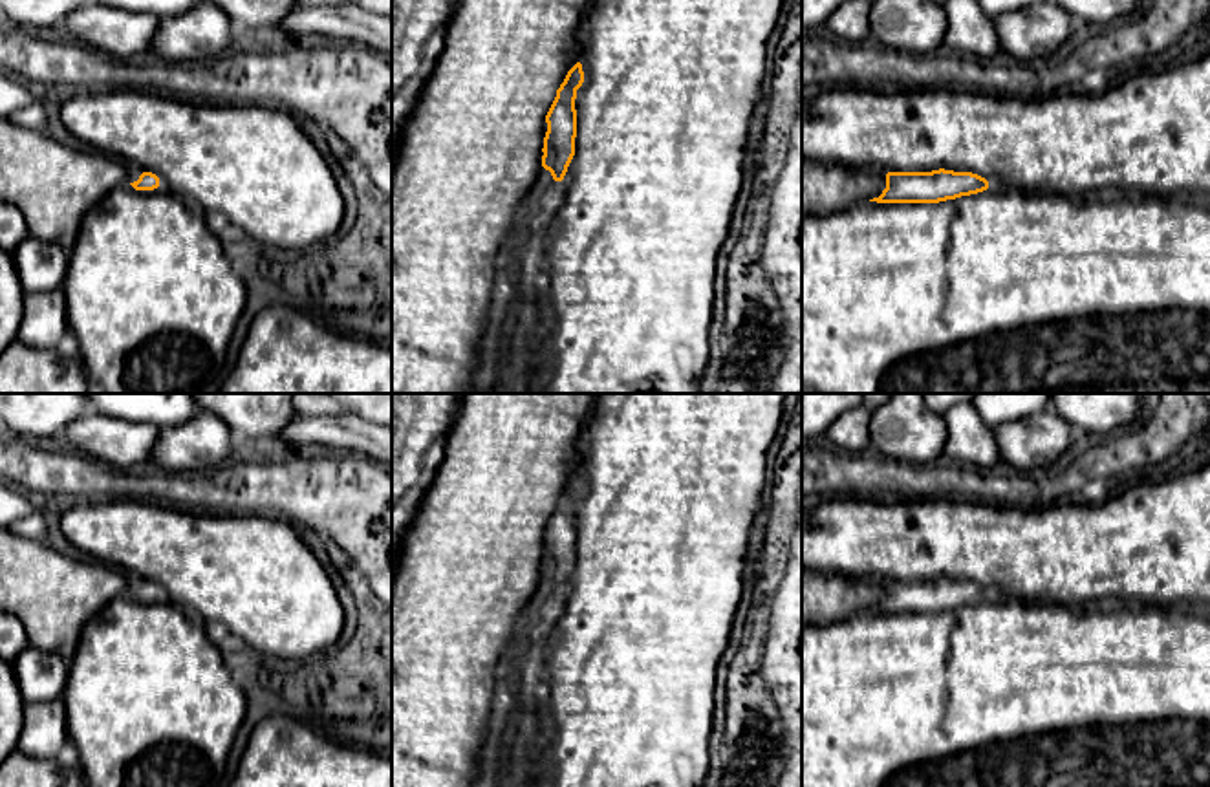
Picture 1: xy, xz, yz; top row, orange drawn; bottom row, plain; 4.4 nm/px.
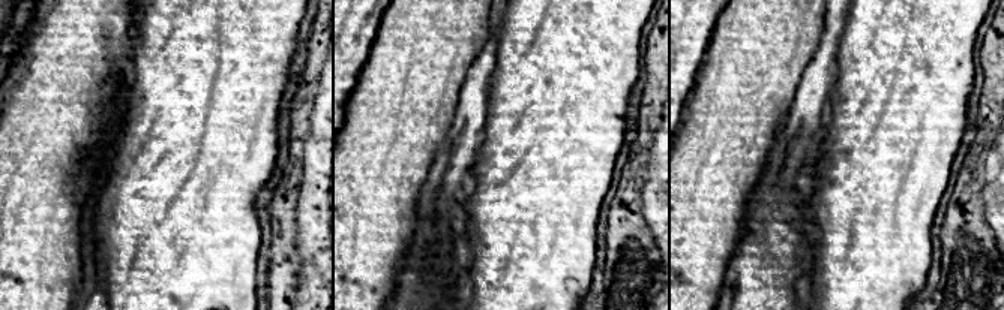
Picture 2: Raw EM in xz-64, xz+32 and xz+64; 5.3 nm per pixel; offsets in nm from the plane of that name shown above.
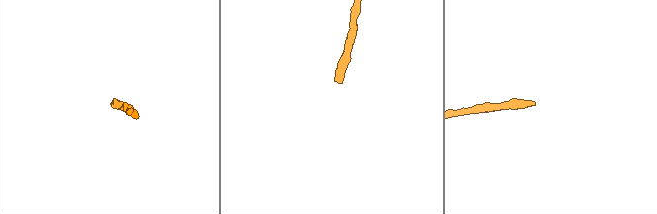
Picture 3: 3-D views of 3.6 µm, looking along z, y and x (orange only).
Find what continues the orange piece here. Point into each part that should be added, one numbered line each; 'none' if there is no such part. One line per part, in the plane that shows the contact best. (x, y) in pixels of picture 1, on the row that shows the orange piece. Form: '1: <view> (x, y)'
1: yz (1004, 291)

